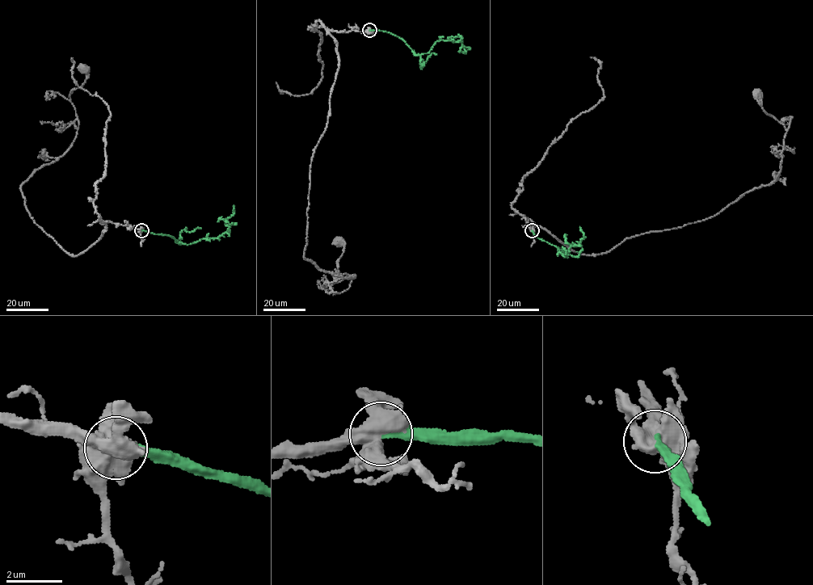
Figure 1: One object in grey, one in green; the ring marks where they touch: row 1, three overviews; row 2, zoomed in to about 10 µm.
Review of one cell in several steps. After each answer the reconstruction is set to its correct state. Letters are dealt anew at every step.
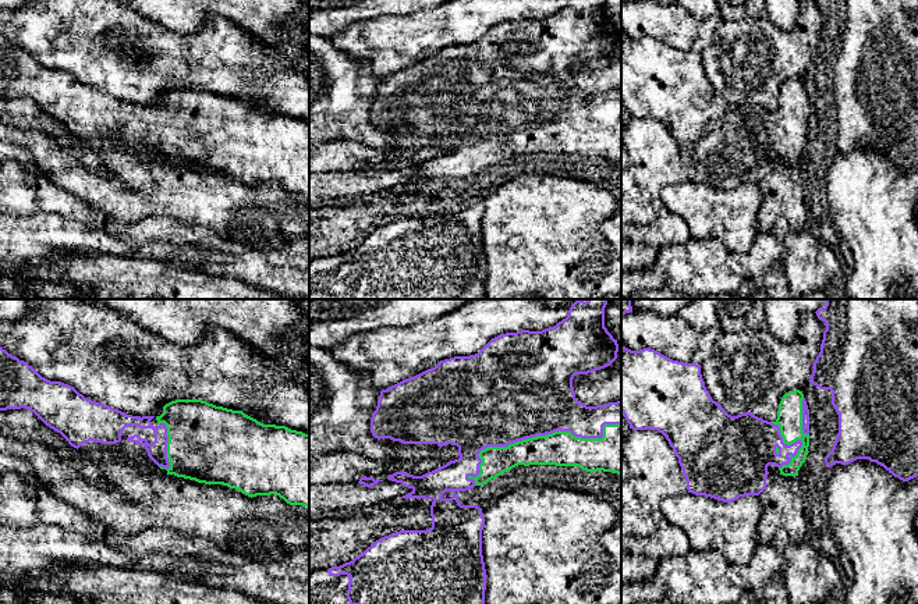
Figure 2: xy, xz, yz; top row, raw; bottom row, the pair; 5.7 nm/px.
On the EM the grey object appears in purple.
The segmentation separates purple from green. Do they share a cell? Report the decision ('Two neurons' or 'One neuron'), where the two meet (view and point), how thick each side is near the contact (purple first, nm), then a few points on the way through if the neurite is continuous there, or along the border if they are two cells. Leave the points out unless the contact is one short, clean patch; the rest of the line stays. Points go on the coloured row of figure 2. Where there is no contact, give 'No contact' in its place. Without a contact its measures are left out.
One neuron. Touches purple at xz (538, 434). Thickness 500 nm (purple) against 200 nm

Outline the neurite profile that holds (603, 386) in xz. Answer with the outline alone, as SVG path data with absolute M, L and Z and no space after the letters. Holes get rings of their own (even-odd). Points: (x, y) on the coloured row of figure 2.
M621 341L617 344L617 359L610 366L574 376L574 394L584 405L596 406L621 401Z

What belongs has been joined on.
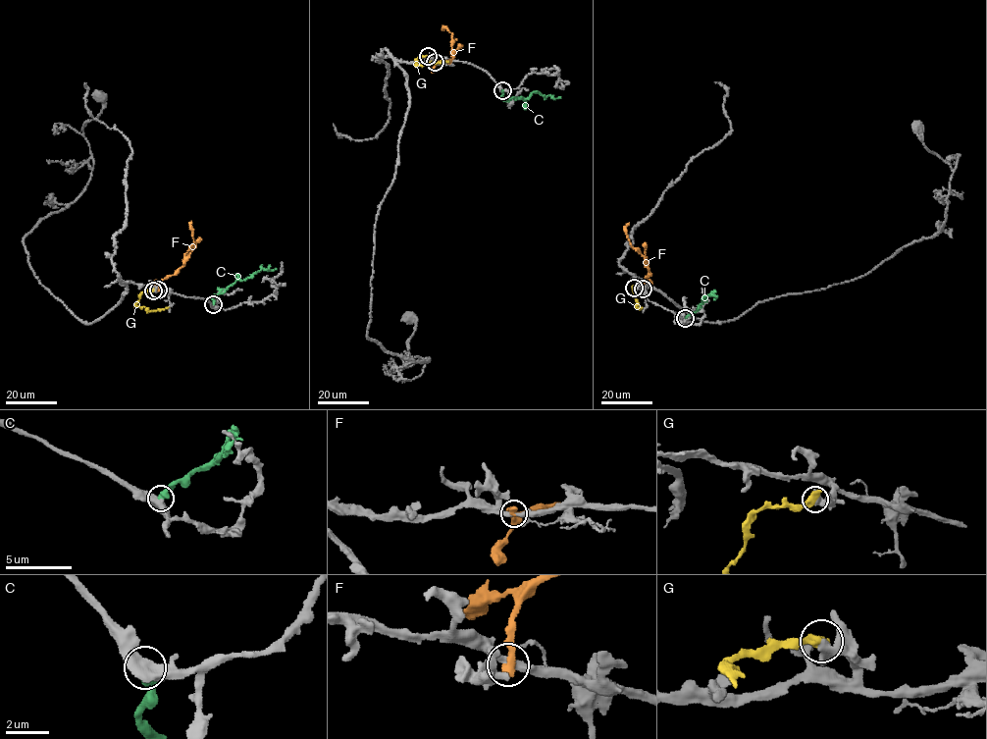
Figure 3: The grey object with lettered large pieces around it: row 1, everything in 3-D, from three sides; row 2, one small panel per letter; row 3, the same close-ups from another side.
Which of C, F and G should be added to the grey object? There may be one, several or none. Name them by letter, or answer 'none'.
C

